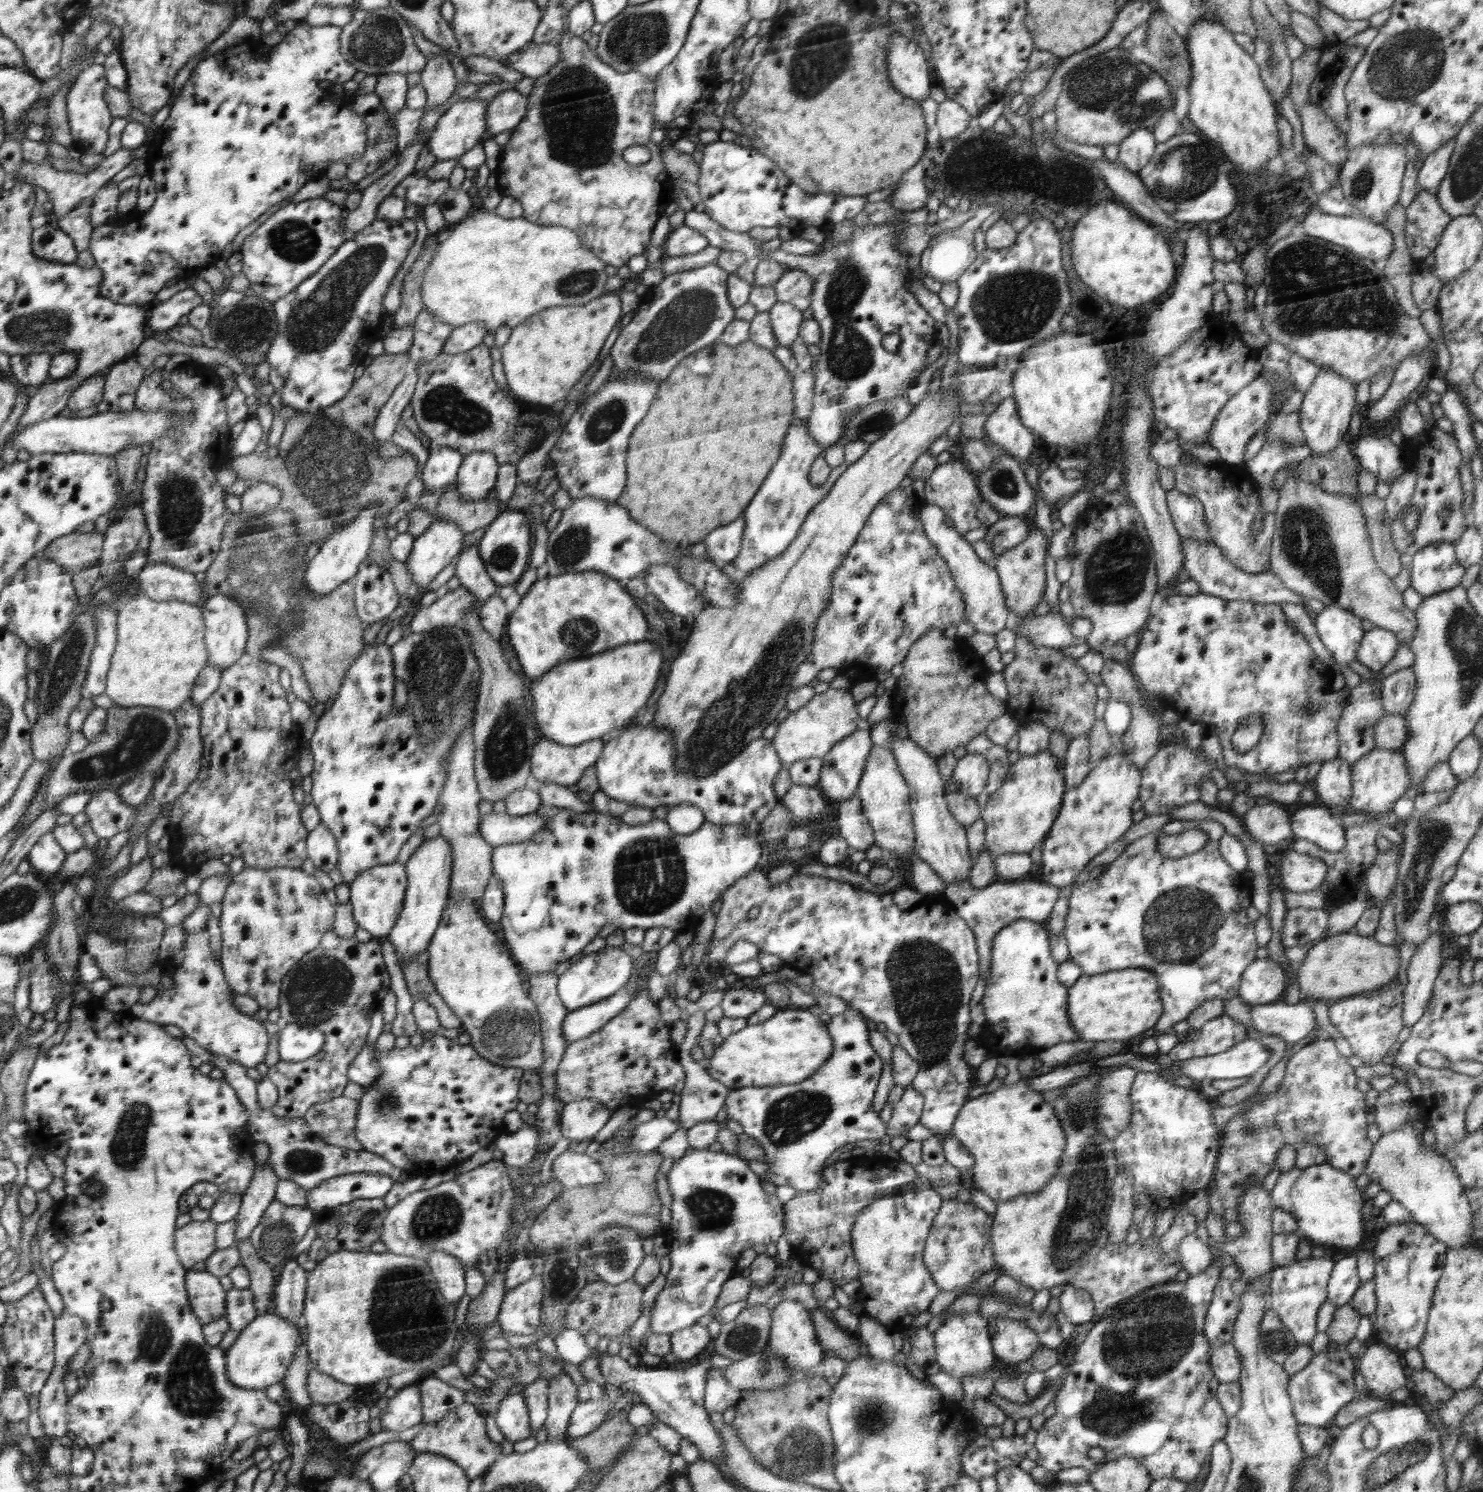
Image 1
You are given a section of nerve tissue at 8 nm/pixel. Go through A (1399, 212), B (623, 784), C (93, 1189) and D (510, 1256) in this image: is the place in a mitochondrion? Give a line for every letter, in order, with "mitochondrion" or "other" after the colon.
A: other
B: other
C: mitochondrion
D: other

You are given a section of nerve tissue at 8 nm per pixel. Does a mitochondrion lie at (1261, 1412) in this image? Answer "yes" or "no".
no

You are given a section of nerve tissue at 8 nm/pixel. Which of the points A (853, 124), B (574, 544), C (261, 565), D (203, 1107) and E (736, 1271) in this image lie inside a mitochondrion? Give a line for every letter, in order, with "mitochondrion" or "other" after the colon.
A: other
B: mitochondrion
C: mitochondrion
D: other
E: other

